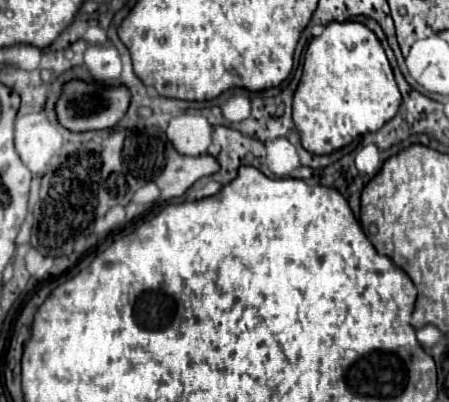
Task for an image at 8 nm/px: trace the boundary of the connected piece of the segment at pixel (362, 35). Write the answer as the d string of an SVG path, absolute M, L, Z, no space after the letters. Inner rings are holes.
M330 22L318 38L312 38L304 56L300 84L294 92L292 118L300 134L304 150L312 154L330 154L366 132L376 132L384 122L396 116L400 108L400 90L396 86L392 68L376 34L360 22Z

